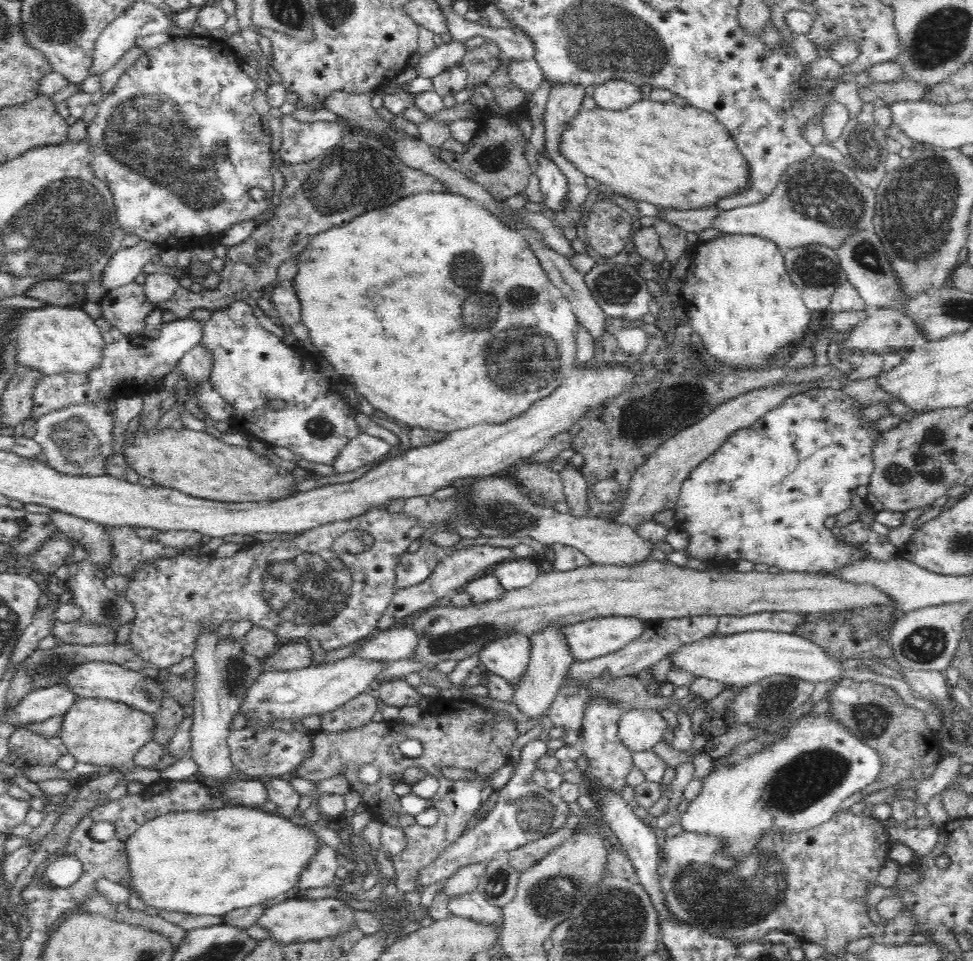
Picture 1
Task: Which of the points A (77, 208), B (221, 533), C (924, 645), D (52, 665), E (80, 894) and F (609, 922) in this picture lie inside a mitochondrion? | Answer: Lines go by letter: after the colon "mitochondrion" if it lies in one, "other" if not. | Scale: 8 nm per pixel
A: mitochondrion
B: other
C: mitochondrion
D: mitochondrion
E: other
F: mitochondrion

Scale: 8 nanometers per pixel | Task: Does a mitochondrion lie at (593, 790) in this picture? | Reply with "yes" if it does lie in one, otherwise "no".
no

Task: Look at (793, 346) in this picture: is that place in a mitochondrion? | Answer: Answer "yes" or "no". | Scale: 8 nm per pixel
no

